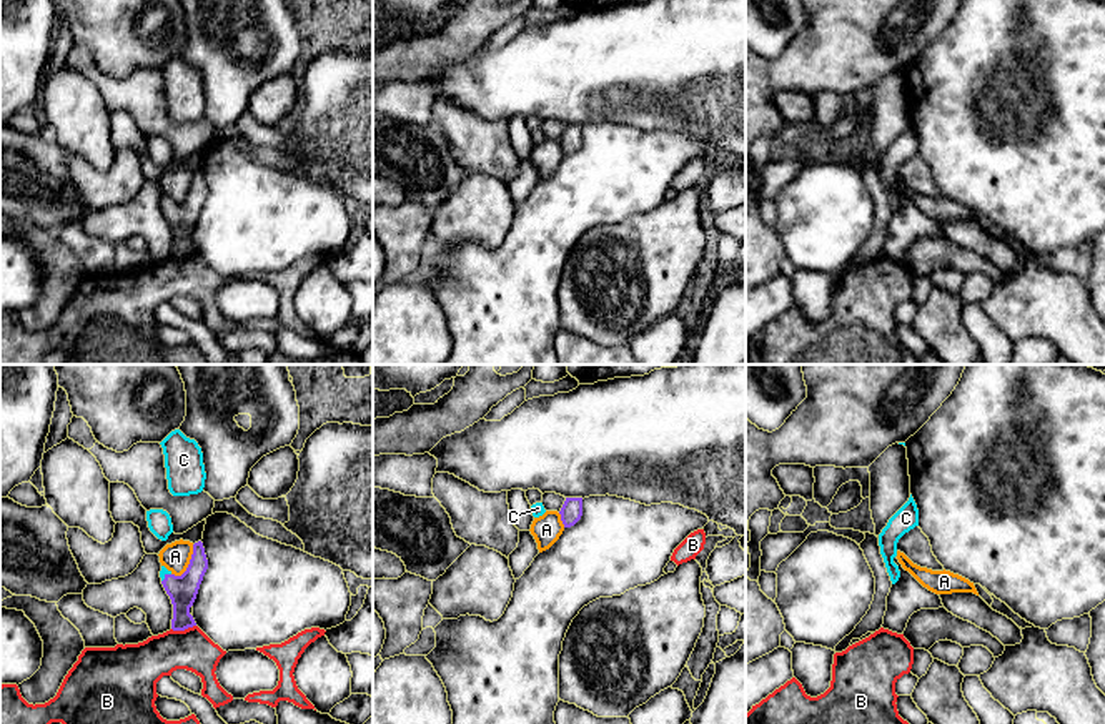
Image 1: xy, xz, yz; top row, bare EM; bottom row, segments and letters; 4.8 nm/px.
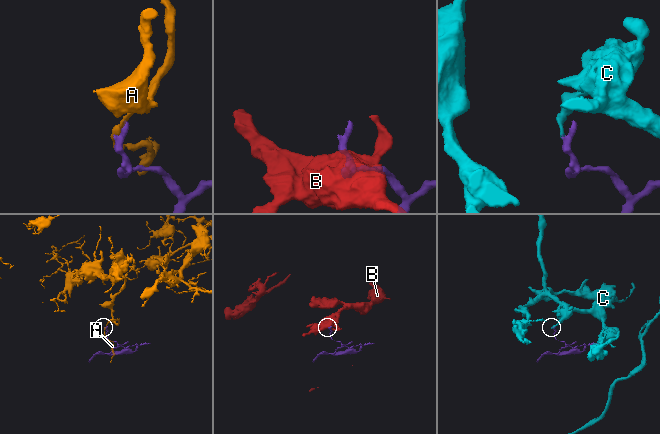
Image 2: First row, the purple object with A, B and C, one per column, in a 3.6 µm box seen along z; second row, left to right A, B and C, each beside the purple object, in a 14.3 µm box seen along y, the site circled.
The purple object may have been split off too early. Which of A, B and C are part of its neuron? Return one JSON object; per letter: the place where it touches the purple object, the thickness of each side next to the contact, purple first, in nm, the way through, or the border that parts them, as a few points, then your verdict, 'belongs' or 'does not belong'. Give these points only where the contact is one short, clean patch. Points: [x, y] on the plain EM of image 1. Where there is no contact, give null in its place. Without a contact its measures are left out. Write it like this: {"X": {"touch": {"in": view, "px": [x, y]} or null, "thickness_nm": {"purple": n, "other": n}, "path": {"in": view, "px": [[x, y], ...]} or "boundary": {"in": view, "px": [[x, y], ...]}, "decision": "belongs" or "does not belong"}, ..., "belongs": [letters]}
{"A": {"touch": {"in": "xy", "px": [188, 192]}, "thickness_nm": {"purple": 140, "other": 140}, "boundary": {"in": "xy", "px": [[193, 172], [188, 193], [180, 202], [172, 202]]}, "decision": "does not belong"}, "B": {"touch": {"in": "xy", "px": [183, 257]}, "thickness_nm": {"purple": 140, "other": 200}, "boundary": {"in": "xy", "px": [[195, 252], [185, 257], [172, 257]]}, "decision": "does not belong"}, "C": {"touch": {"in": "xy", "px": [165, 203]}, "thickness_nm": {"purple": 140, "other": 40}, "path": {"in": "xy", "px": [[182, 217], [165, 203], [163, 198]]}, "decision": "belongs"}, "belongs": ["C"]}

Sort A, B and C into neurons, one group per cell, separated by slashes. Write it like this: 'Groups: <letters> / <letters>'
Groups: A / B / C

